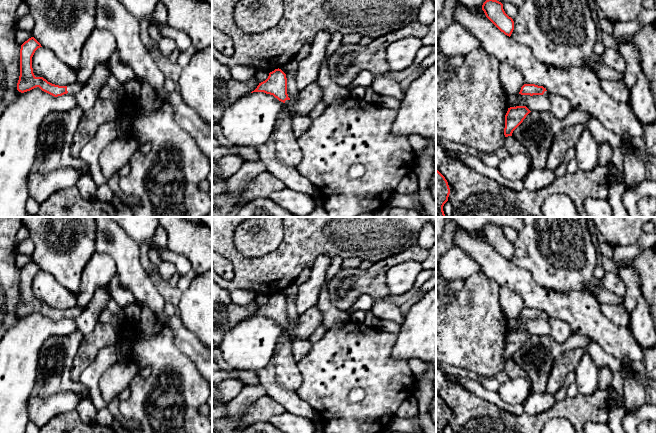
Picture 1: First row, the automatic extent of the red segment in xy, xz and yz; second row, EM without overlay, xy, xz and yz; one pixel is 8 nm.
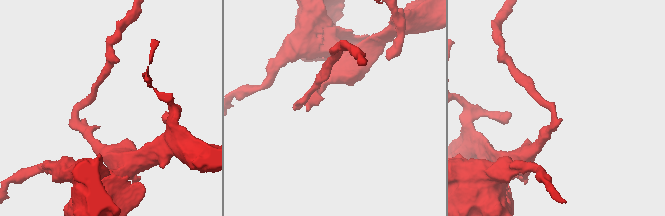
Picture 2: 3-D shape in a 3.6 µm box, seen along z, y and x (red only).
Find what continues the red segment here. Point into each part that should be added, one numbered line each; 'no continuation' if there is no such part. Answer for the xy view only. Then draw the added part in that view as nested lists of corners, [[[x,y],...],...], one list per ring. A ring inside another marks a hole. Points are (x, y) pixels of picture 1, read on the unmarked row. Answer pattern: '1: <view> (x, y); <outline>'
1: xy (74, 312); [[[76,305],[73,308],[67,309],[67,315],[68,315],[68,317],[75,319],[82,313],[82,311],[84,309],[85,309],[85,307],[79,307],[79,306]]]

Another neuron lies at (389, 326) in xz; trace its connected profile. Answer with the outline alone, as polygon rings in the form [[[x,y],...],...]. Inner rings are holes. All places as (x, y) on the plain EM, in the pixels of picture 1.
[[[380,320],[377,325],[377,328],[384,332],[398,335],[401,329],[401,326],[398,323],[391,320]]]

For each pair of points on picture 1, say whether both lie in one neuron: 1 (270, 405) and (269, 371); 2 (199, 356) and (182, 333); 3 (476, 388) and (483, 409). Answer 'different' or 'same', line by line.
1: different
2: same
3: different

